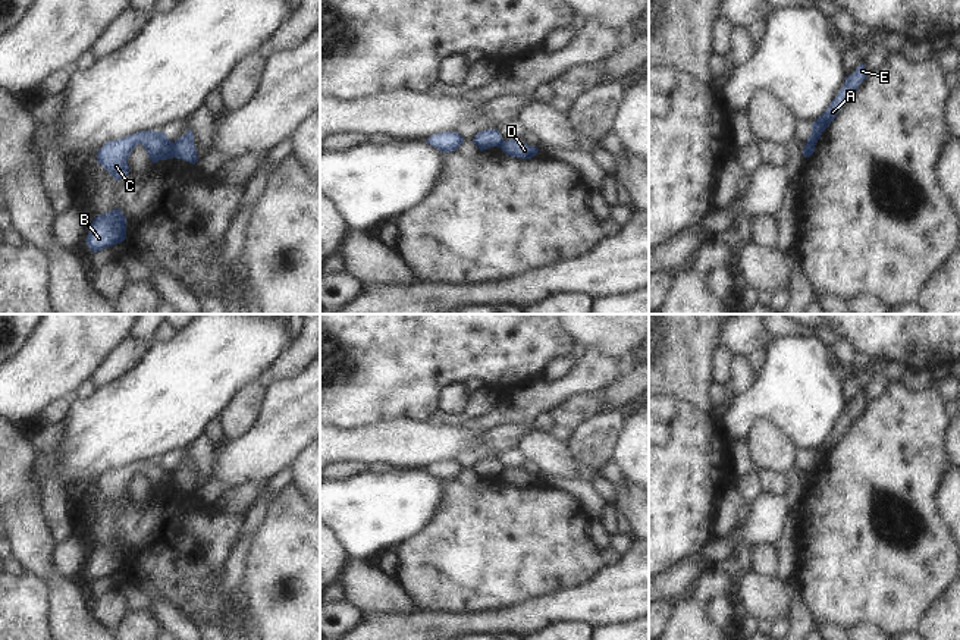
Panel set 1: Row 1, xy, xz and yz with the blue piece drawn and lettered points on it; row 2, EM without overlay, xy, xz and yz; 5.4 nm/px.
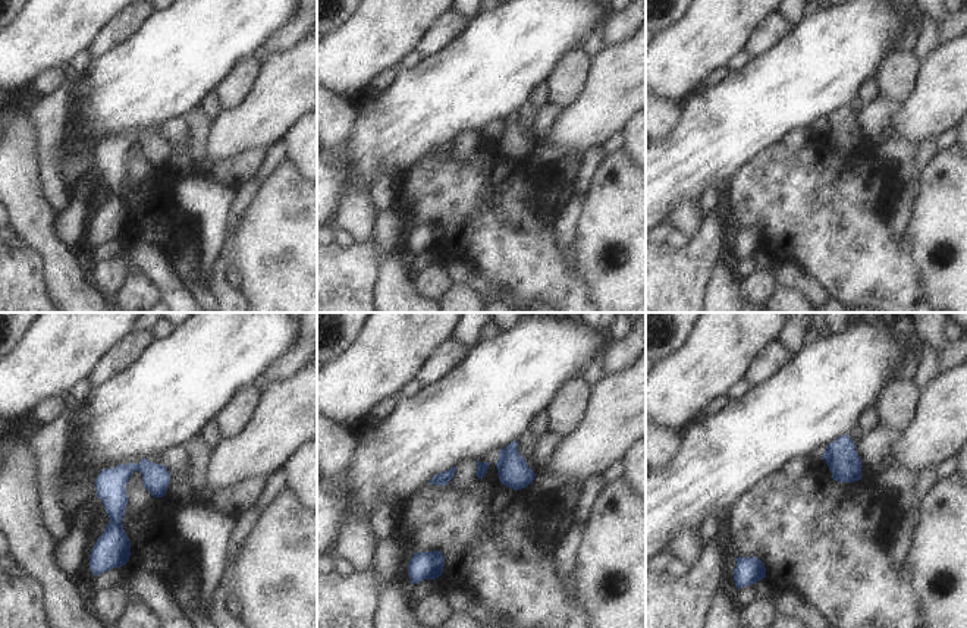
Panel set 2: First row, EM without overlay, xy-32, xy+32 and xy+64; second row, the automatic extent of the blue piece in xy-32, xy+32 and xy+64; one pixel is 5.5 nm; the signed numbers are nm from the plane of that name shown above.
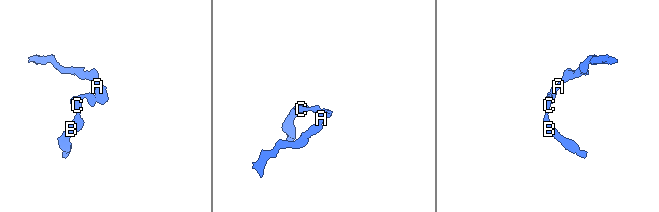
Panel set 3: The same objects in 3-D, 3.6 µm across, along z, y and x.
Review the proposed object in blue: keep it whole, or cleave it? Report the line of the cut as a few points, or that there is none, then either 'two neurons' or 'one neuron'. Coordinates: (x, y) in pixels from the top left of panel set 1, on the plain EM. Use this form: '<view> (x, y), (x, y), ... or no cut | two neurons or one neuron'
xy (171, 471), (173, 485) | two neurons

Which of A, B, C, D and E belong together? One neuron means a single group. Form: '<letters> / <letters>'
A D E / B C

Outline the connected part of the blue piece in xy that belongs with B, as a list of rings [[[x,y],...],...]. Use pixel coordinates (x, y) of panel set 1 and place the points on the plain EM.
[[[114,537],[106,543],[98,543],[90,553],[85,567],[92,581],[123,571],[126,567],[126,546],[120,537]]]

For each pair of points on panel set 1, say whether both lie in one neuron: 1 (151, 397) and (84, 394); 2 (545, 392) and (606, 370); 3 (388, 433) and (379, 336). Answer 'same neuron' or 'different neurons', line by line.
1: different neurons
2: same neuron
3: different neurons

